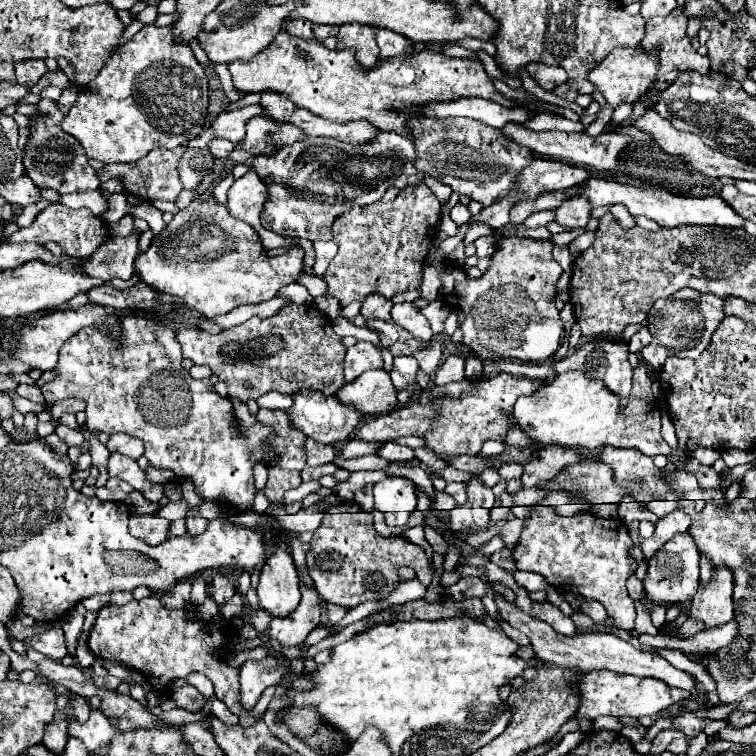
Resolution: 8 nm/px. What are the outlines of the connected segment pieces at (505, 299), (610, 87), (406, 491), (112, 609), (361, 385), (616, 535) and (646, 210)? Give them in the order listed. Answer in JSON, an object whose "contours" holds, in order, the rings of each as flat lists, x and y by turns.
{"contours":[[[516,236,500,238,488,270,478,280,466,276,462,268,448,264,442,252,436,252,430,262,442,272,444,298,464,312,460,326,464,344,478,358,518,358,522,362,542,364,554,356,565,331,554,304,562,266,552,258,552,242]],[[614,48,590,74,588,80,598,86,610,106,620,102,636,102,656,80,658,52,642,52,640,48]],[[384,478,374,484,374,510,380,510,388,526,402,526,416,508,416,488,406,478]],[[152,594,144,600,130,600,126,606,106,604,98,612,87,646,96,658,118,662,144,674,152,690,160,694,170,694,170,684,188,676,190,672,204,672,214,684,214,696,222,700,246,728,254,724,258,716,254,716,250,710,242,710,238,700,238,668,230,668,226,664,226,658,232,654,230,650,234,636,236,630,230,622,204,622,202,618,188,614,184,608,170,610,156,594]],[[370,370,358,376,354,382,342,386,336,398,344,404,352,404,366,416,376,416,398,408,396,394,398,390,392,386,386,370]],[[534,506,532,514,524,518,522,534,512,552,516,570,536,572,558,590,600,602,618,628,632,632,636,608,626,592,626,580,634,574,636,560,630,556,630,548,632,540,622,520,600,520,588,512,564,518,552,512,552,506]],[[590,178,584,184,580,184,582,194,588,196,590,204,594,208,606,206,606,204,622,204,628,208,632,216,646,216,654,222,658,222,664,228,680,226,680,224,704,224,704,226,722,226,722,228,744,228,744,218,738,216,720,196,710,198,686,198,670,194,662,188,636,188,630,184,618,184,614,180,604,178]]]}

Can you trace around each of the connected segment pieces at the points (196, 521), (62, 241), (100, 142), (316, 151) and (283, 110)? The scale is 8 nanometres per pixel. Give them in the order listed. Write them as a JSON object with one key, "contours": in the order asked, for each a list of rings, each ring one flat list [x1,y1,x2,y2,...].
{"contours":[[[188,516,186,522,188,522,188,534,192,534,192,536,202,534,206,530,206,524,208,524,208,520,200,518,200,516]],[[52,204,46,210,42,210,34,222,26,228,20,228,10,236,12,242,36,242,36,244,46,244,46,242,56,242,64,250,64,254,72,258,86,258,92,256,98,248,98,244,104,244,106,238,110,238,106,232,106,222,102,222,98,216,94,216,90,210,80,208,80,210,70,210,62,204]],[[144,26,134,34,130,42,126,42,106,64,102,72,78,92,78,100,72,106,70,114,62,120,62,130,74,136,86,150,88,158,94,160,128,160,136,162,144,158,154,148,176,148,188,144,188,140,196,138,206,120,208,108,208,80,204,68,194,58,194,52,188,44,178,44,174,36,170,36,170,26]],[[380,132,372,142,352,146,344,144,334,138,308,138,298,140,294,144,288,144,286,148,274,148,272,154,256,156,252,160,254,172,268,172,268,200,264,204,260,222,266,230,276,232,284,238,308,238,312,242,316,240,332,240,332,222,348,212,354,204,356,206,368,206,376,200,380,200,386,192,386,188,406,188,414,184,424,182,424,172,418,172,414,166,416,160,416,148,414,142,398,136,396,132]],[[262,92,262,100,260,106,274,118,288,118,292,114,292,110,296,108,294,102,288,96,280,96,278,92]]]}

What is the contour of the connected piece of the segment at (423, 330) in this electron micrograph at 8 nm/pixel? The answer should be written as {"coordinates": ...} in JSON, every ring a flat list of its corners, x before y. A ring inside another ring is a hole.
{"coordinates":[[404,302,404,304,394,304,392,308,392,320,406,328,410,334,414,334,418,340,428,342,432,338,432,330,430,324,426,320,426,316,420,314,420,310,416,308,416,304,412,302]]}

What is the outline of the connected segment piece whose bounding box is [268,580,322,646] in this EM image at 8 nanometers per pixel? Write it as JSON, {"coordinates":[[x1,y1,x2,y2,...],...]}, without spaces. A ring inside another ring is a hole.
{"coordinates":[[300,580,302,600,290,616,272,618,268,634,278,640,280,646,298,646,306,640,306,636,320,624,320,594,314,586,308,586]]}

